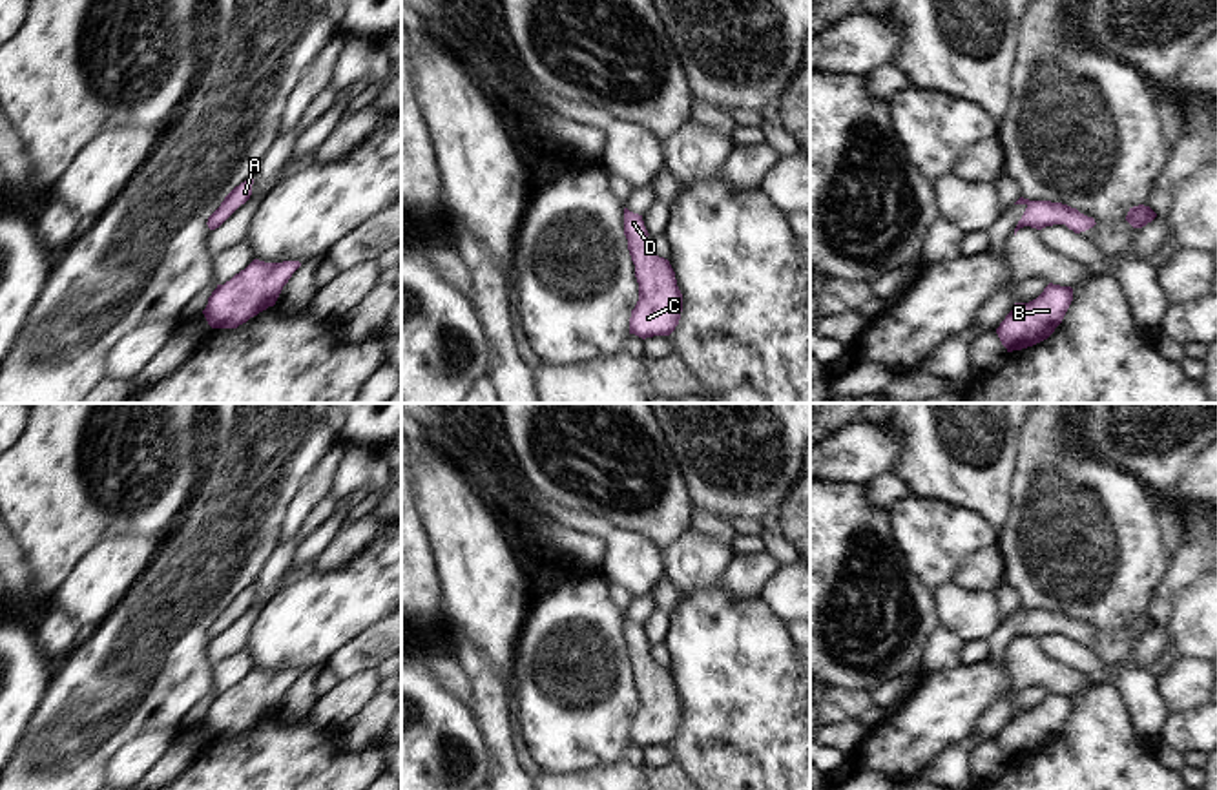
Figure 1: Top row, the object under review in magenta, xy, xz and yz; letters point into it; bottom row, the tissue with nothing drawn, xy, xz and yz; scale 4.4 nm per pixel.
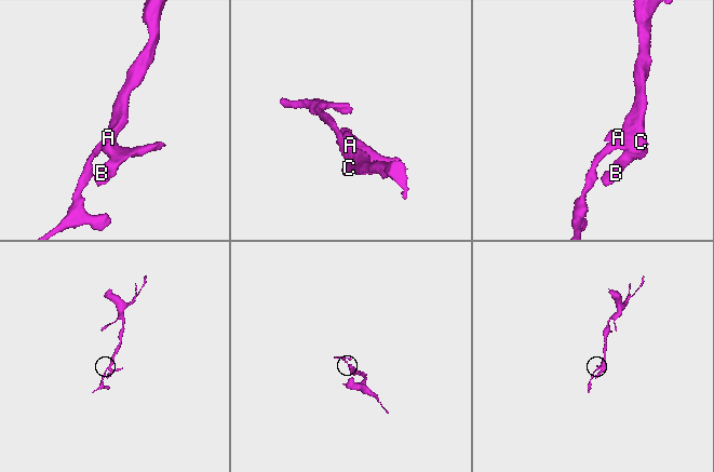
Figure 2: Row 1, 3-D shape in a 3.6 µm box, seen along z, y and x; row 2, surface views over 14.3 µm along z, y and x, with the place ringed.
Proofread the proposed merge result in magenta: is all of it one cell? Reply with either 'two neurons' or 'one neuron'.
one neuron

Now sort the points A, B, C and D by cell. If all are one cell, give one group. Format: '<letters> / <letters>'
A B C D

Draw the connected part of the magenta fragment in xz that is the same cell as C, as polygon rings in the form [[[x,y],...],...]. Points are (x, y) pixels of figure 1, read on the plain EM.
[[[624,617],[624,644],[635,673],[639,710],[631,719],[629,743],[642,748],[670,744],[679,733],[682,702],[668,668],[653,662],[642,624]]]

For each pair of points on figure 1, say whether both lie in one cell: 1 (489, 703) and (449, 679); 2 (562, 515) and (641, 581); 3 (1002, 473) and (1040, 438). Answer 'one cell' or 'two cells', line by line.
1: two cells
2: one cell
3: two cells

